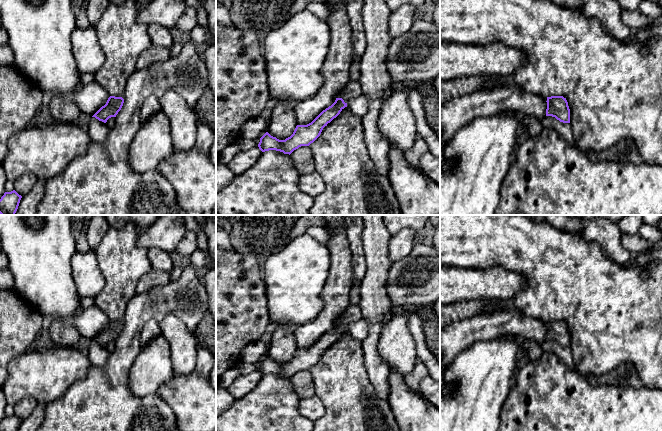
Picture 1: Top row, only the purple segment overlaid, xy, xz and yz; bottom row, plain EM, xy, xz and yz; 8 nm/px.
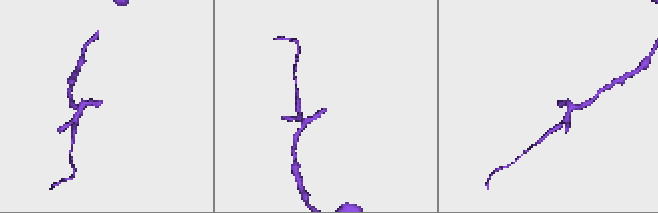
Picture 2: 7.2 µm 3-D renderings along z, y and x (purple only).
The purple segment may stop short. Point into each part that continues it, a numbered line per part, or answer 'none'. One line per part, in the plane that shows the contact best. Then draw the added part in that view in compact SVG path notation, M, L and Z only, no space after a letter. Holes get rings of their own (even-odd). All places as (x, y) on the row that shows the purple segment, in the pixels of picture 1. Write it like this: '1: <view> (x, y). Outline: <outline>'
1: xz (353, 89). Outline: M359 80L349 81L348 84L340 91L337 98L342 98L345 103L348 103L350 98L355 98L363 95Z

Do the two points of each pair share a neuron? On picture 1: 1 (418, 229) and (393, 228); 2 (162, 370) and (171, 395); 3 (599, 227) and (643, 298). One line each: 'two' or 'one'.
1: one
2: two
3: two

